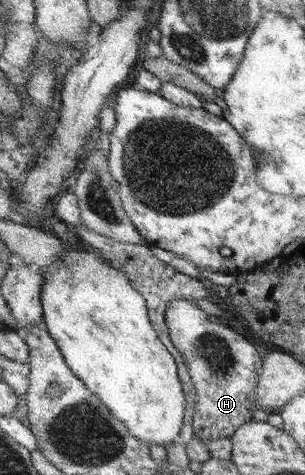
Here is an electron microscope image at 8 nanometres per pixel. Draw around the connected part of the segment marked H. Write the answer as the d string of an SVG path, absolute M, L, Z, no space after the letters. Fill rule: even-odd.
M177 298L170 301L165 314L169 335L177 351L183 356L188 365L188 370L193 378L196 387L196 402L194 405L194 418L192 426L195 436L204 439L218 440L233 436L243 424L250 422L254 418L254 410L258 410L257 405L257 384L263 367L263 356L258 354L256 344L246 340L240 332L232 330L224 324L212 322L208 315L200 306L196 306L192 299Z

